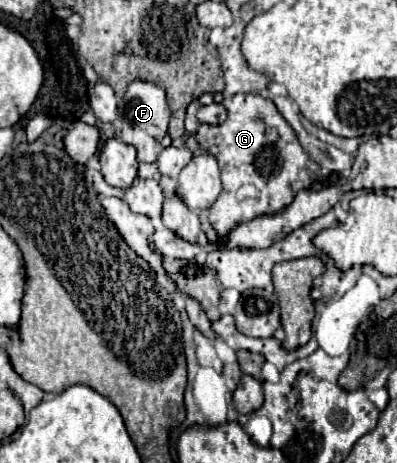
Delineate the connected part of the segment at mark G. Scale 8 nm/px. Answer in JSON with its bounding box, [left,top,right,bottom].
[196,94,320,236]

